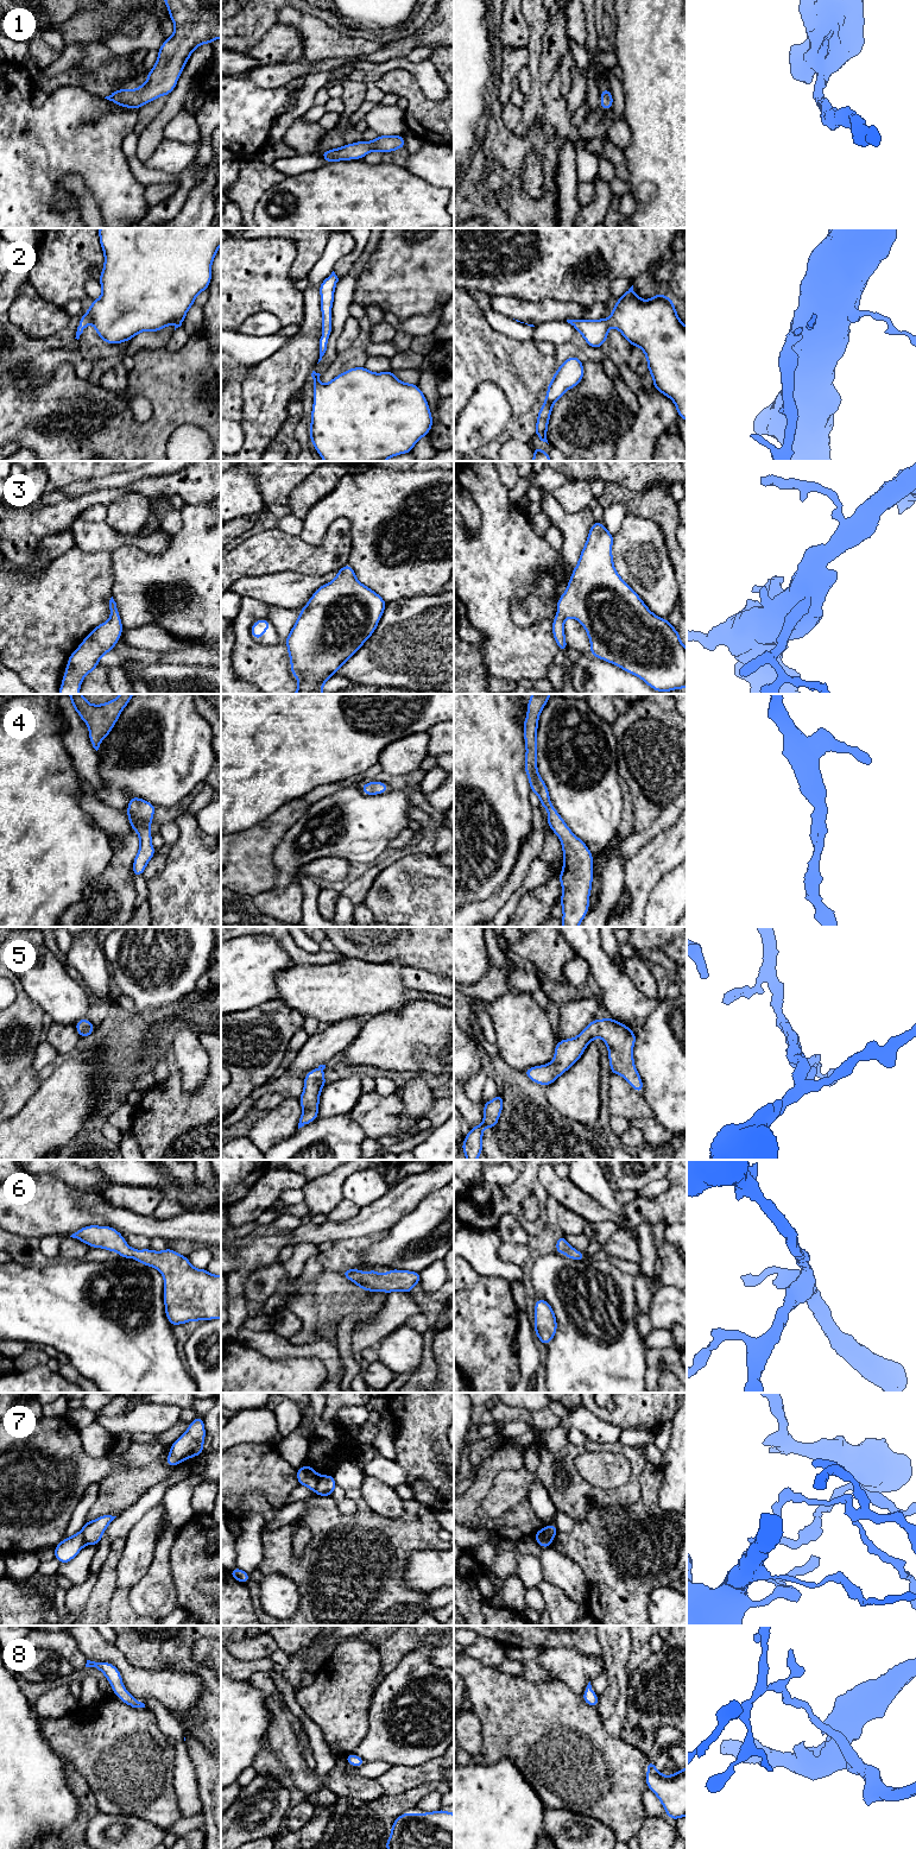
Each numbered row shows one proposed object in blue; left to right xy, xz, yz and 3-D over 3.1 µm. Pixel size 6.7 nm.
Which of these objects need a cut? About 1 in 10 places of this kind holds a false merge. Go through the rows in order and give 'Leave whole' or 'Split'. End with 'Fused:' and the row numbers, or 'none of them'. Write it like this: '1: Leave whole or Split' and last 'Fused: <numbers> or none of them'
1: Leave whole
2: Leave whole
3: Leave whole
4: Leave whole
5: Leave whole
6: Leave whole
7: Split
8: Leave whole
Fused: 7

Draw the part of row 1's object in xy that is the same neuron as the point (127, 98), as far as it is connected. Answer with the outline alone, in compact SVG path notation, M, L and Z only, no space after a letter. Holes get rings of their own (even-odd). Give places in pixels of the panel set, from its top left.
M164 0L169 15L175 24L173 34L168 38L158 50L158 59L150 72L145 84L135 89L113 90L105 99L118 106L138 109L159 96L169 95L176 87L190 55L201 44L210 44L221 38L221 0Z

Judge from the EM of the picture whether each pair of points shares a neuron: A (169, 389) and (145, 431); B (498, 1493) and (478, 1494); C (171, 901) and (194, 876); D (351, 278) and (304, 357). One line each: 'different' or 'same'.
A: same
B: different
C: same
D: different

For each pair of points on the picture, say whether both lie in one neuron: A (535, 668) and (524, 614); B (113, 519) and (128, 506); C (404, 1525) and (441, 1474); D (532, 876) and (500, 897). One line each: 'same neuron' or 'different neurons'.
A: different neurons
B: same neuron
C: different neurons
D: different neurons

